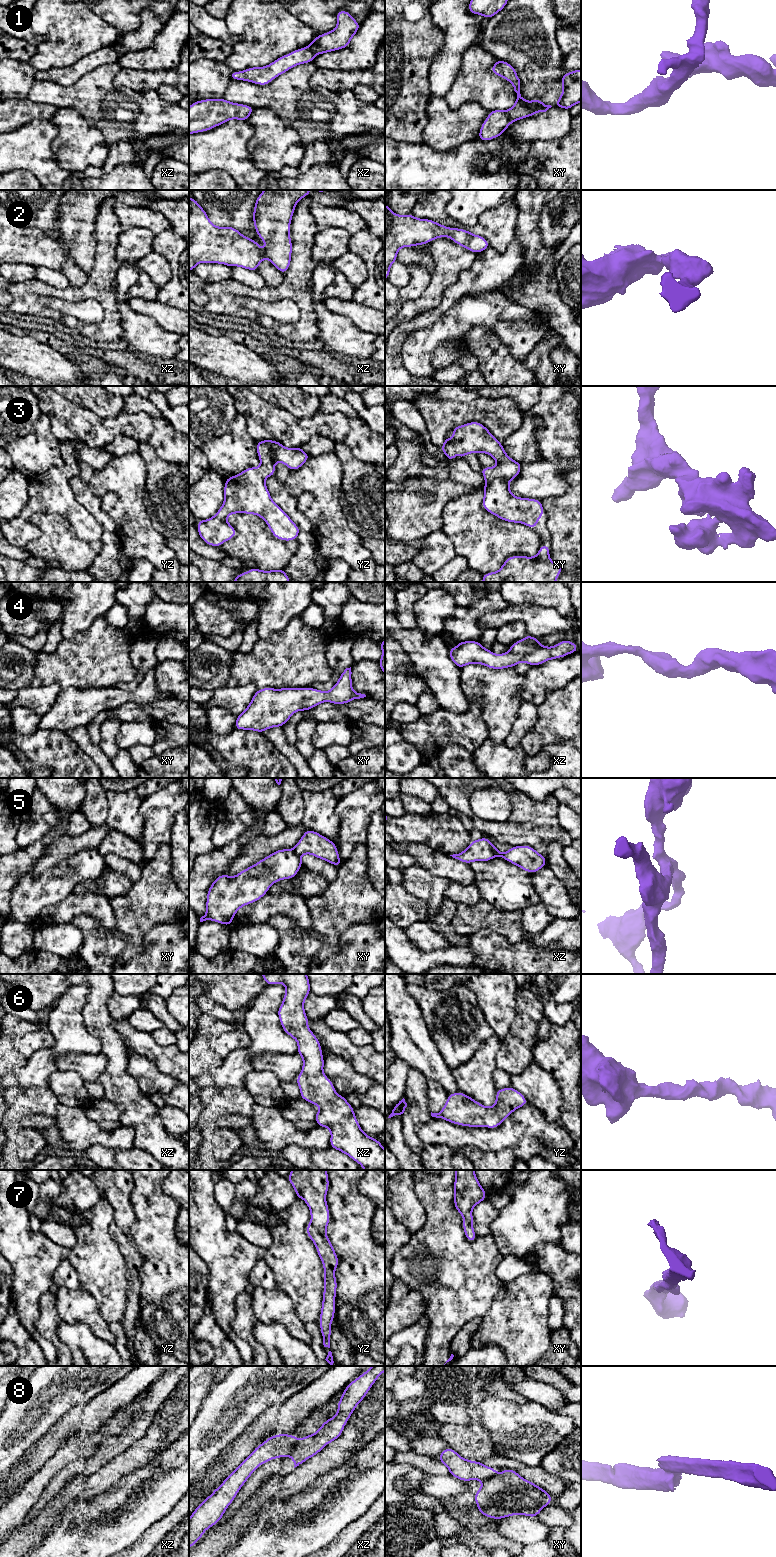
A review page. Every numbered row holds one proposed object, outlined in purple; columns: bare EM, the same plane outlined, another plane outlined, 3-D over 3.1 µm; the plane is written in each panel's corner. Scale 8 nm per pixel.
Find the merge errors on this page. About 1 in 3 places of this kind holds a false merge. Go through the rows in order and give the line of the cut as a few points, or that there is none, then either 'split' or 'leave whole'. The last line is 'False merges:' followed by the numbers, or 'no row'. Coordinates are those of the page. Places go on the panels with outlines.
1: cut in xy along (505, 111), (510, 122); split
2: no cut; leave whole
3: no cut; leave whole
4: no cut; leave whole
5: cut in xz along (491, 844), (497, 855); split
6: no cut; leave whole
7: no cut; leave whole
8: cut in xy along (498, 1474), (482, 1481); split
False merges: 1, 5, 8

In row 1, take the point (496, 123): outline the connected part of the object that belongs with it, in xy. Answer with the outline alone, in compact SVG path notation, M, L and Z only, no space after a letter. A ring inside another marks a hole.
M491 110L481 125L478 139L490 141L501 136L509 126L510 120L505 110Z

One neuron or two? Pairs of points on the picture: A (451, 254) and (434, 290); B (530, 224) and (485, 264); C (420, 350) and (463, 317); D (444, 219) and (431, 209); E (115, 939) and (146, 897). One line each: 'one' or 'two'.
A: one
B: two
C: one
D: one
E: one

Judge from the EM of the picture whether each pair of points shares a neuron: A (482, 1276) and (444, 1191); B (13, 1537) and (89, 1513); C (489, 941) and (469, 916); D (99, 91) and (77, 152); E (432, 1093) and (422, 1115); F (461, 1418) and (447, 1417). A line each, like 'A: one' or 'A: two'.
A: one
B: two
C: two
D: two
E: two
F: one

